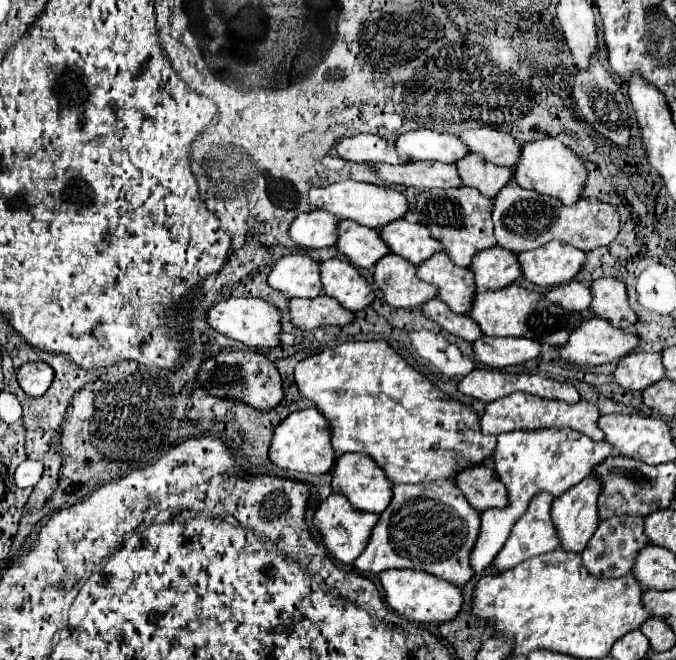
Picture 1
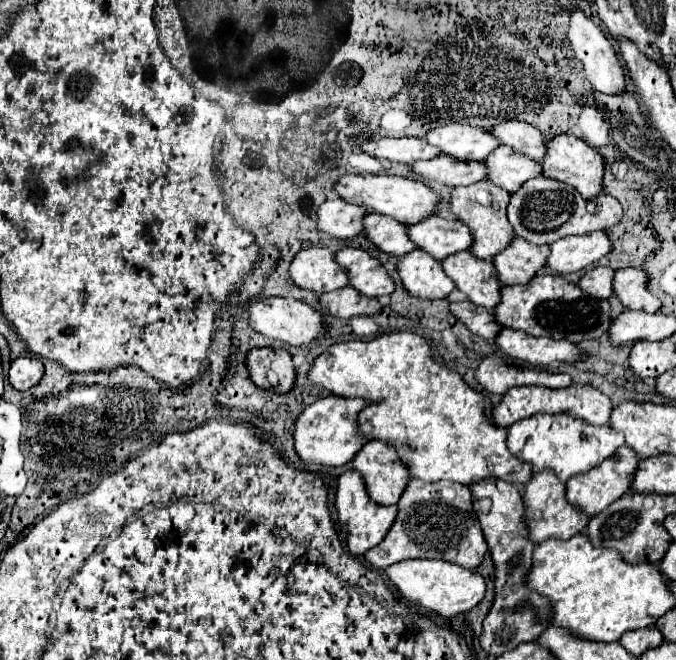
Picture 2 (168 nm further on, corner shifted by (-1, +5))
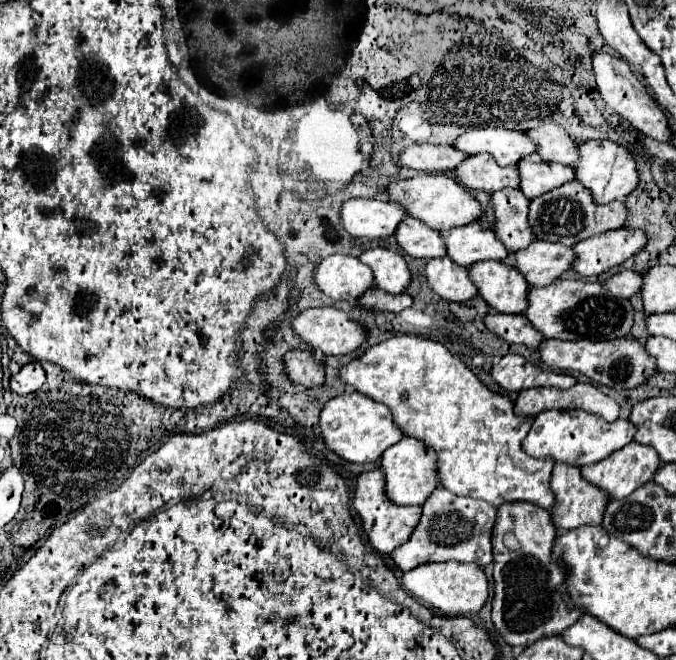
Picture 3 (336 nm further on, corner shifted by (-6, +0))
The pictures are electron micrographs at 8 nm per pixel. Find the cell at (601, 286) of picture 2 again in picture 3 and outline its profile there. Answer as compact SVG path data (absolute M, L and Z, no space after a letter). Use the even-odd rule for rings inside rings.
M622 269L620 273L612 275L612 277L604 283L604 287L606 287L612 295L616 295L616 297L620 297L620 299L630 299L634 293L640 291L640 287L642 287L642 275L638 275L636 271L626 271L626 269Z

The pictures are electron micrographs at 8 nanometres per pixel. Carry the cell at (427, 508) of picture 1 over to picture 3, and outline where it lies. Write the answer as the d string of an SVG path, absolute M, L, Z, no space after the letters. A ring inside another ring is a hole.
M436 489L422 505L422 519L412 533L412 539L392 551L392 561L398 569L410 571L430 561L462 561L486 567L492 563L492 525L496 523L496 507L486 501L458 497L446 489ZM476 515L494 519L490 525L480 525Z

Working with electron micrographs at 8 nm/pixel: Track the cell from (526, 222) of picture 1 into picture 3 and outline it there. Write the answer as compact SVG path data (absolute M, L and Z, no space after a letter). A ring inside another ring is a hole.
M570 181L558 189L552 189L530 203L530 225L534 227L534 233L542 241L552 241L552 243L562 243L566 247L574 247L576 243L602 235L610 229L620 229L626 219L626 205L624 201L614 201L606 205L594 203L588 187L582 187L578 181Z

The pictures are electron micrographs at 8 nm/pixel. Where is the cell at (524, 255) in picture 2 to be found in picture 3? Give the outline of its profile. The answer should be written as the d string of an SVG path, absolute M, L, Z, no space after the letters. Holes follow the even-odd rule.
M534 241L528 249L516 255L516 269L526 275L530 287L546 287L554 283L564 271L572 269L576 259L572 247L562 247L560 243Z

